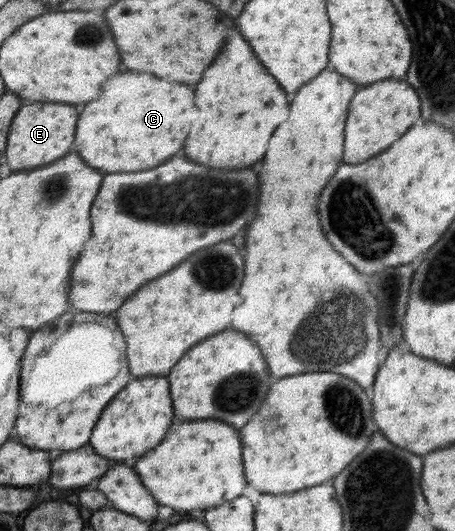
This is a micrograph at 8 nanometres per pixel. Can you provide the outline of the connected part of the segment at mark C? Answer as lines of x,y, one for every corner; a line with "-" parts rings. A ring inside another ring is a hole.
120,72
100,88
100,98
88,102
80,114
76,148
84,162
110,174
156,168
184,148
184,128
192,124
194,112
190,86
162,80
150,72

